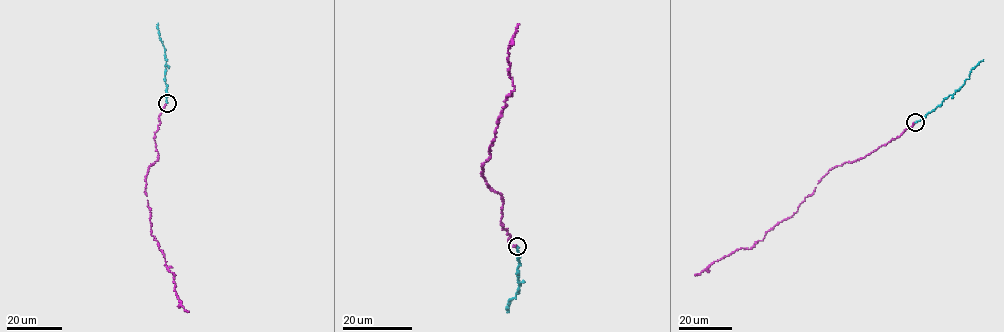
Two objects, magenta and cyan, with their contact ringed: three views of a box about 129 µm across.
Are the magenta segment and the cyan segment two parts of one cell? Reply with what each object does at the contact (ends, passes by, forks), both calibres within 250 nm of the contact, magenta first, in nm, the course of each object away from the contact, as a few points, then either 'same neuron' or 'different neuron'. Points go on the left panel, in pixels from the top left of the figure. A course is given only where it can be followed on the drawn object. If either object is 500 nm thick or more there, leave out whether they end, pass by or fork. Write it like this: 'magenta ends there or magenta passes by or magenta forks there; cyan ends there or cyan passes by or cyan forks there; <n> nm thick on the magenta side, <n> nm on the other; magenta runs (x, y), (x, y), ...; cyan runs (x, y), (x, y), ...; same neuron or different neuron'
magenta ends there; cyan ends there; 200 nm thick on the magenta side, 160 nm on the other; magenta runs (166, 102), (153, 136), (158, 158), (148, 171), (145, 193), (151, 234), (188, 311); cyan runs (166, 102), (166, 60), (158, 23); same neuron

